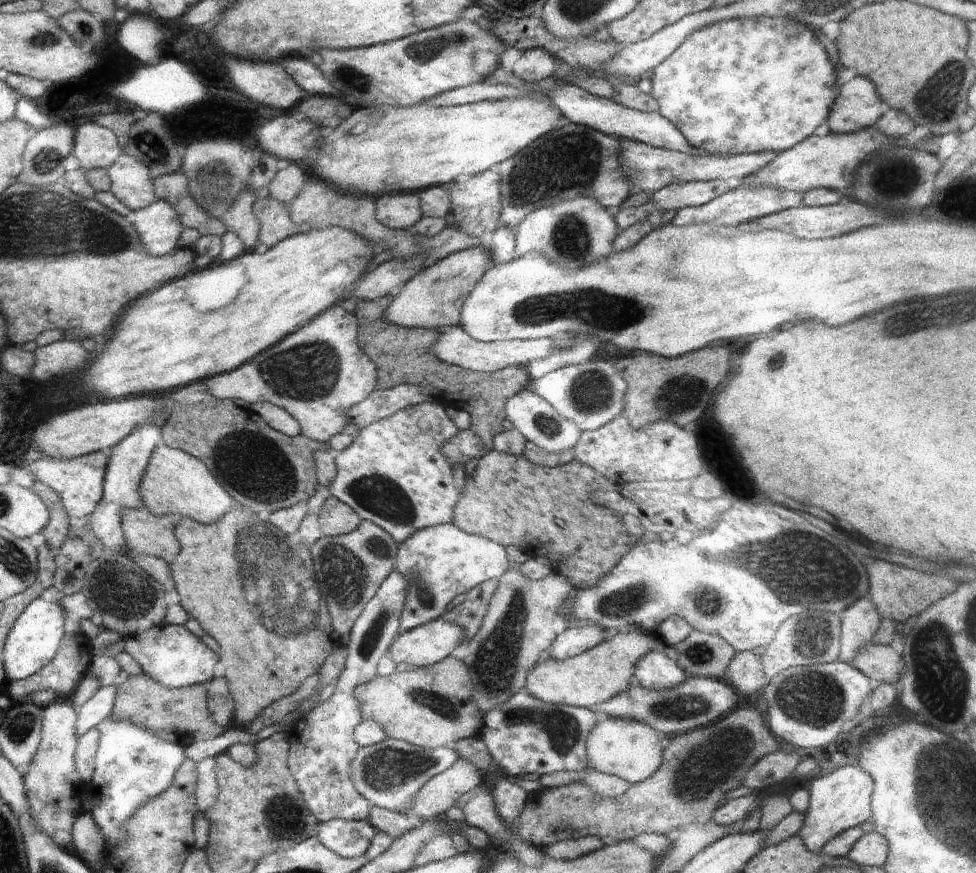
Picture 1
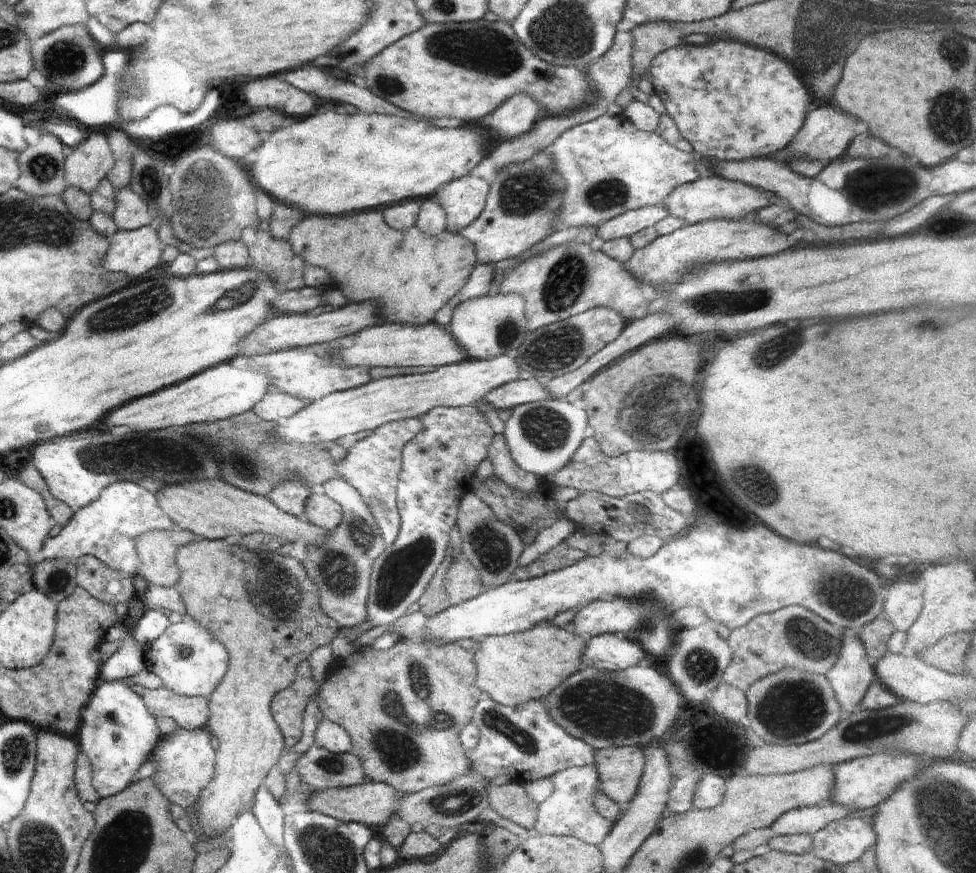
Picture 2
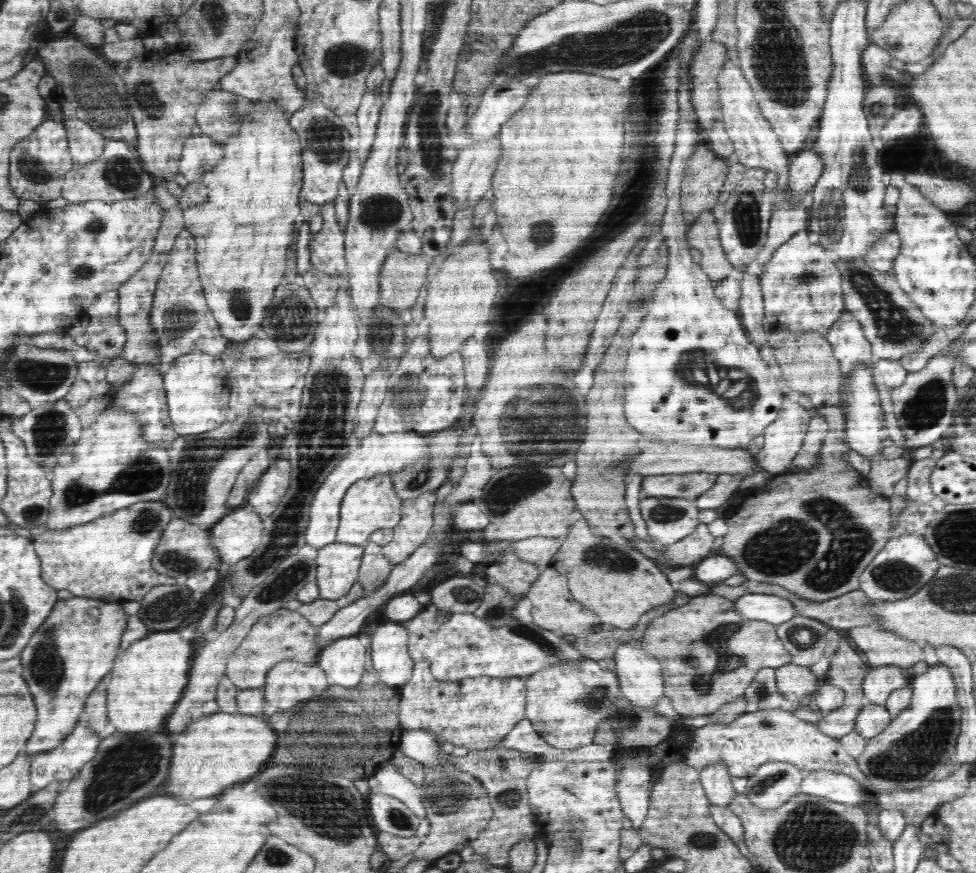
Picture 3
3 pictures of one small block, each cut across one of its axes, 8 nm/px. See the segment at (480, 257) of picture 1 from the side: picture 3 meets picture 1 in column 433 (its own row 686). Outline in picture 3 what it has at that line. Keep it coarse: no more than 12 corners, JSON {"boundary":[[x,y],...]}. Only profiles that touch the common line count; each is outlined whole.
{"boundary":[[288,659],[268,670],[266,705],[282,711],[322,695],[316,662]]}

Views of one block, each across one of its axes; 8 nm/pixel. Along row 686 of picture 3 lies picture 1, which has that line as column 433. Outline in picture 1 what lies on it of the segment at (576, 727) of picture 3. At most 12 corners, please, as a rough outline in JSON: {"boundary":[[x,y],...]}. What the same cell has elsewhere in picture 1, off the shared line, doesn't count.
{"boundary":[[453,522],[398,545],[400,633],[498,580],[502,546]]}

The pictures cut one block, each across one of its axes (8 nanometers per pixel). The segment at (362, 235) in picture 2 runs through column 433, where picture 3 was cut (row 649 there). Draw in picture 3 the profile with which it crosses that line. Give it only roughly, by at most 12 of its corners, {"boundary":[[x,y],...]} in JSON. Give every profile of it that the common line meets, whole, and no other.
{"boundary":[[281,608],[228,657],[239,690],[262,687],[288,659],[316,662],[318,627]]}

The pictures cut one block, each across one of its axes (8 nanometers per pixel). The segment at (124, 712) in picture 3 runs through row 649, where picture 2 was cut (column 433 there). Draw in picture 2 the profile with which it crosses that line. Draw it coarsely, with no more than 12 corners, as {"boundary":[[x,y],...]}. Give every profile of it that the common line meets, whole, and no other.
{"boundary":[[330,107],[263,136],[251,180],[306,214],[426,198],[482,128]]}

